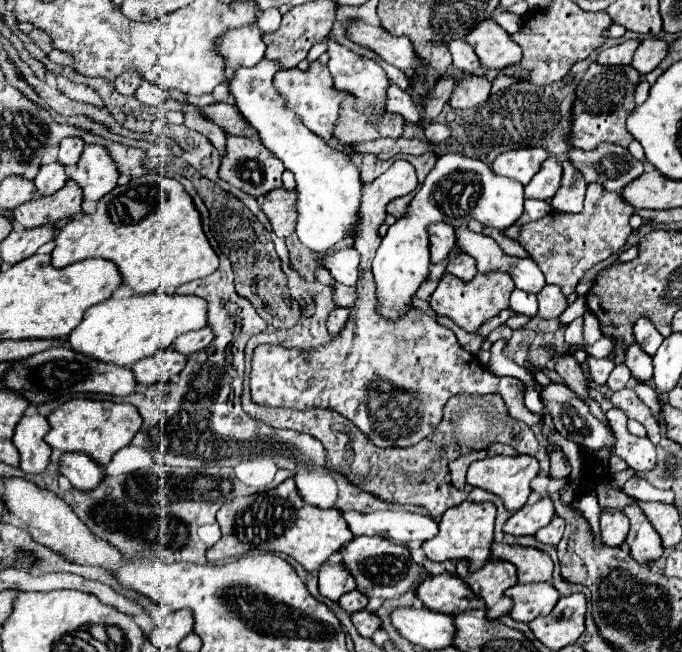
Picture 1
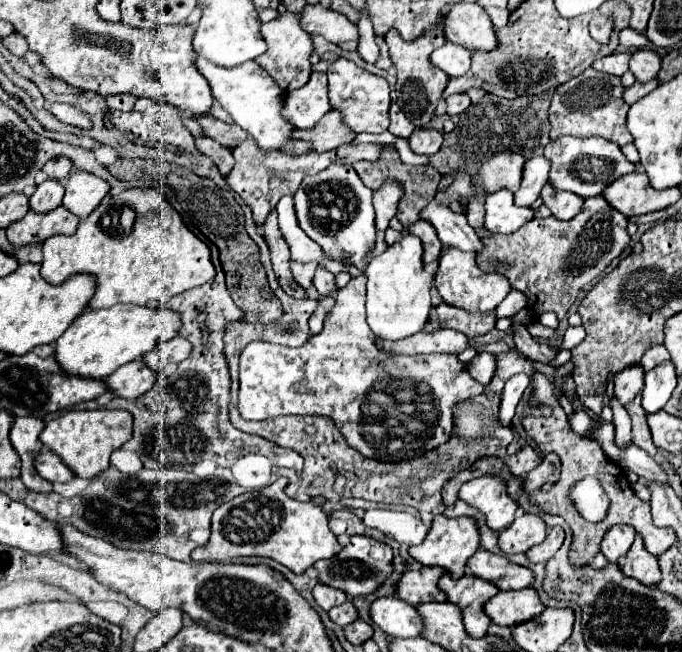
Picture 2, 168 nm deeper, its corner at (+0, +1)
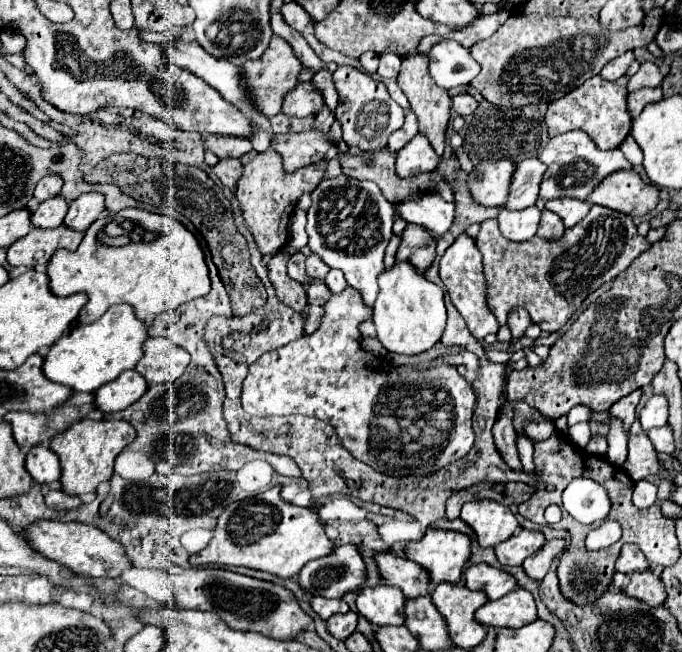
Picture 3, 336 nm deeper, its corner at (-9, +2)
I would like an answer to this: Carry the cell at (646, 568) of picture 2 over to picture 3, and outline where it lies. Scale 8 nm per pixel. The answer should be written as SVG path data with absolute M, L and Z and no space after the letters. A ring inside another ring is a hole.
M650 568L640 570L640 572L632 572L630 574L630 586L626 588L626 592L628 592L628 596L640 598L640 600L648 602L650 606L664 604L664 598L666 598L662 578L656 576Z

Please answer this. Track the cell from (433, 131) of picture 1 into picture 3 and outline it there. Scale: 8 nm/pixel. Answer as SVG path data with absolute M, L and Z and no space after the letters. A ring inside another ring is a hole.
M416 134L412 142L408 142L396 158L396 172L406 178L418 172L432 172L440 162L440 156L432 150L432 144L424 134Z

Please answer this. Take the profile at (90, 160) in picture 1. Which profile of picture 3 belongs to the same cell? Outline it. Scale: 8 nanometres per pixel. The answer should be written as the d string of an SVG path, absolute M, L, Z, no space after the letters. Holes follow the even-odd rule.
M86 192L86 194L78 196L70 204L70 210L68 210L64 222L66 222L66 226L84 232L104 210L106 210L104 194L100 194L100 192Z

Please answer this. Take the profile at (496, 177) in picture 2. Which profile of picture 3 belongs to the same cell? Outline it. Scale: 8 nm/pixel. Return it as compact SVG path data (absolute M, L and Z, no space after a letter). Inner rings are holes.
M504 158L498 162L482 162L468 176L468 188L476 202L484 206L504 206L510 194L510 182L516 162Z

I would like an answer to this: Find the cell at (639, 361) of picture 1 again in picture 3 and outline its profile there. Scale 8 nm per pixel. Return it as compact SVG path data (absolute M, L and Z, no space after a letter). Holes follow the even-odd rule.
M638 388L638 390L634 390L632 394L628 394L626 398L620 398L620 402L616 402L616 404L612 406L612 410L610 410L612 418L620 418L620 420L624 420L626 428L630 428L630 424L632 424L634 418L636 418L634 410L636 410L636 404L638 404L640 396L642 396L642 390Z

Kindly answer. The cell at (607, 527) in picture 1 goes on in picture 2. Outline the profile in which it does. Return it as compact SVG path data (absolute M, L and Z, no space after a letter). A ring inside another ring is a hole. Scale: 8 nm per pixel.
M615 525L601 541L601 553L609 563L619 563L623 555L631 549L635 539L635 529L631 525Z

